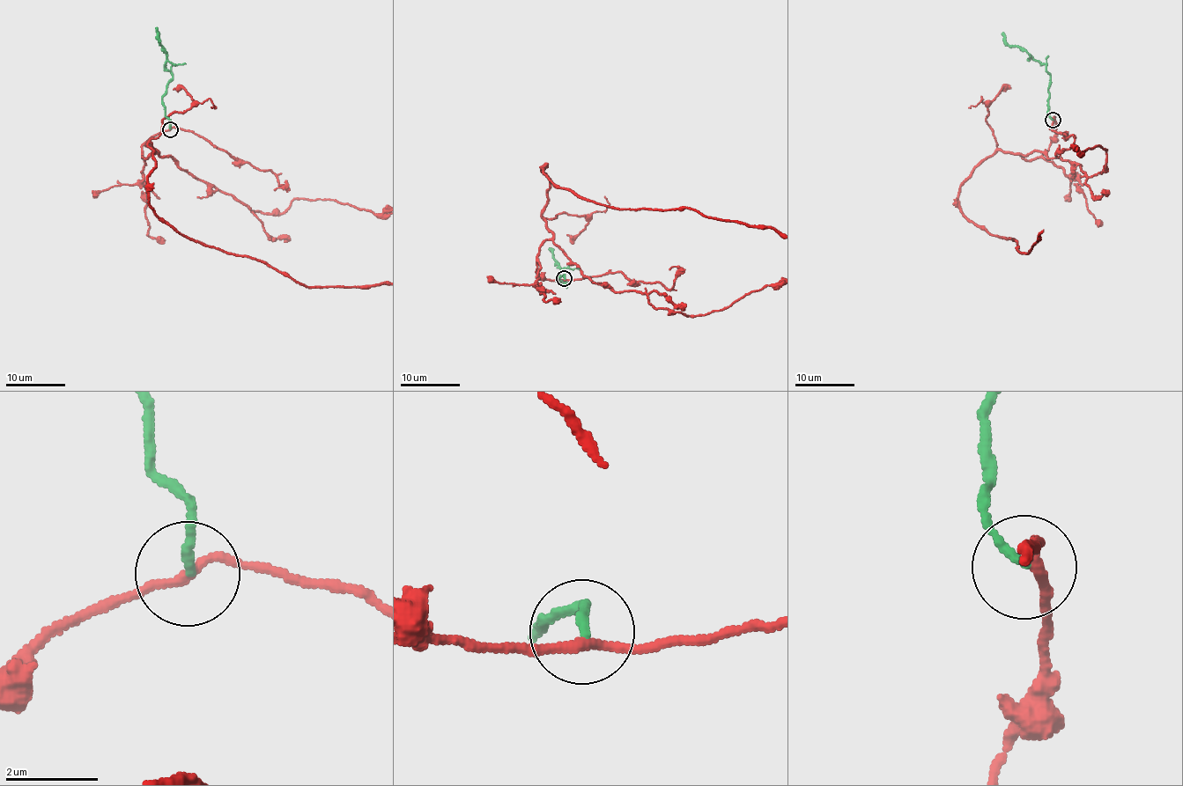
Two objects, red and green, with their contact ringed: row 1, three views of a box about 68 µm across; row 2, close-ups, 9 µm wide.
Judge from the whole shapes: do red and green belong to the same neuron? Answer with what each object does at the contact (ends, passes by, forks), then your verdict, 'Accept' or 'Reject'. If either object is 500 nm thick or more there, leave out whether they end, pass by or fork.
At the ring red passes by. At the ring green ends. Reject

